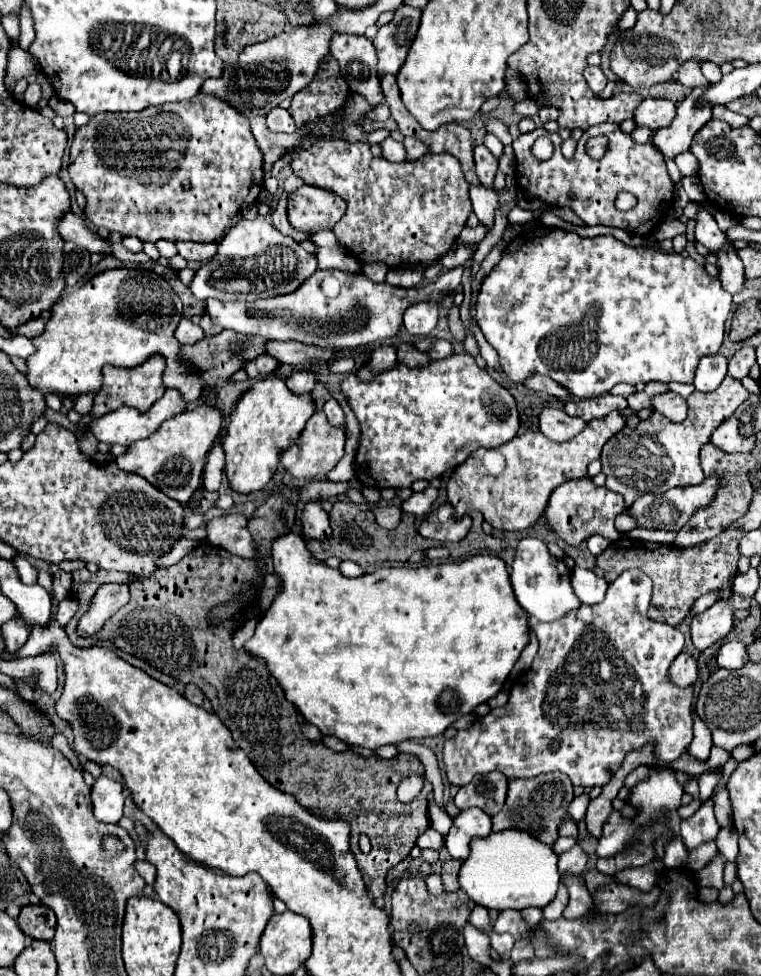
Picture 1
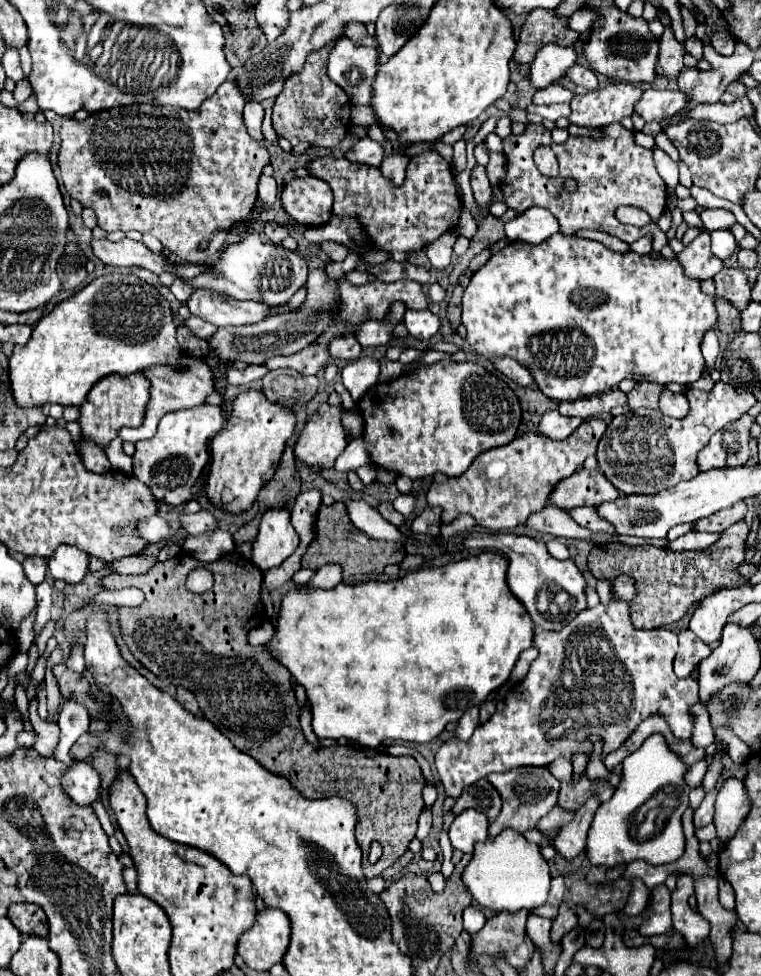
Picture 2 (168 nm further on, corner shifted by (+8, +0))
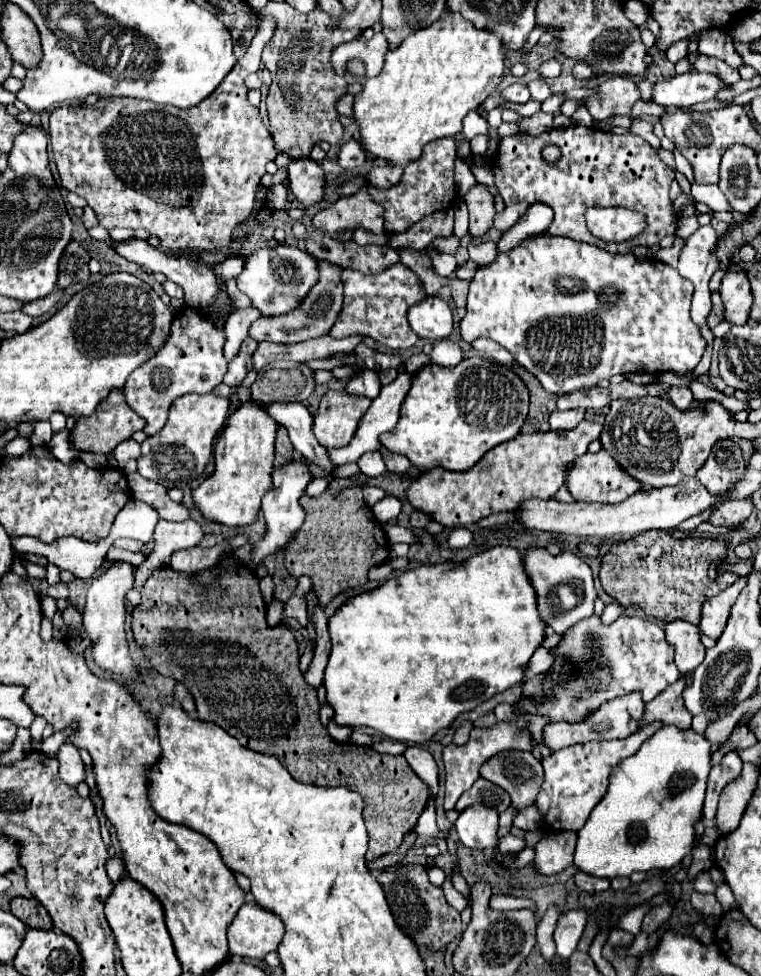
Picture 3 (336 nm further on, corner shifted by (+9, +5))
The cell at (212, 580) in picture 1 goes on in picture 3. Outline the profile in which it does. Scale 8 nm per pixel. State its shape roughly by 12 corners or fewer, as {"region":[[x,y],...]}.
{"region":[[245,563],[153,569],[133,609],[151,667],[201,721],[293,779],[363,801],[367,861],[429,789],[403,755],[337,743],[295,637]]}

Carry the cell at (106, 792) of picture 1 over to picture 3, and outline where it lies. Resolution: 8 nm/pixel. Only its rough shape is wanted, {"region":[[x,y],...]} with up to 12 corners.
{"region":[[75,745],[57,753],[59,779],[71,787],[85,781],[85,763]]}

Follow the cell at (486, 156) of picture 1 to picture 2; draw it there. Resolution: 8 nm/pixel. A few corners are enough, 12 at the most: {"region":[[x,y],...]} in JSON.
{"region":[[484,166],[472,170],[476,204],[488,214],[492,188]]}

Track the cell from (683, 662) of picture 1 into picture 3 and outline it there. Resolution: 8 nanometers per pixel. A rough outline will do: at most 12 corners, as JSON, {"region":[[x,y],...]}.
{"region":[[677,619],[665,627],[675,665],[689,675],[705,657],[699,627]]}

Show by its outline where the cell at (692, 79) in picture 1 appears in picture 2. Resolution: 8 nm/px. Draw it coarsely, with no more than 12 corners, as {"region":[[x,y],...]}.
{"region":[[672,28],[660,36],[662,72],[678,78],[684,68],[682,44]]}

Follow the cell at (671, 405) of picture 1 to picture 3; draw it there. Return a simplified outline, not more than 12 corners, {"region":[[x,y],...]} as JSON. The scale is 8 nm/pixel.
{"region":[[671,387],[667,397],[685,411],[693,403],[693,393],[687,387]]}

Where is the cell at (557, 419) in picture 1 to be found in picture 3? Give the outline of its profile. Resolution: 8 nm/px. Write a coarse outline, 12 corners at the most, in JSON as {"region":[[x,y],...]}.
{"region":[[585,409],[553,411],[553,431],[575,429],[583,421]]}

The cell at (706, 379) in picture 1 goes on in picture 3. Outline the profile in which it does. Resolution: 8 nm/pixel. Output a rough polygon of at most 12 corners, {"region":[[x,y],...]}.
{"region":[[699,227],[683,245],[679,273],[695,285],[691,319],[707,325],[709,279],[719,271],[717,233]]}

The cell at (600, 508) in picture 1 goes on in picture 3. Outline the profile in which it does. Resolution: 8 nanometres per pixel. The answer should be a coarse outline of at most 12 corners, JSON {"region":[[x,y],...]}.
{"region":[[601,449],[573,461],[575,501],[619,503],[639,491]]}

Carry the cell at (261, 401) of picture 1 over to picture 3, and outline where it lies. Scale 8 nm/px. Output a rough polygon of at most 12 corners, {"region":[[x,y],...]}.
{"region":[[241,403],[215,441],[199,511],[249,525],[271,489],[279,425]]}

